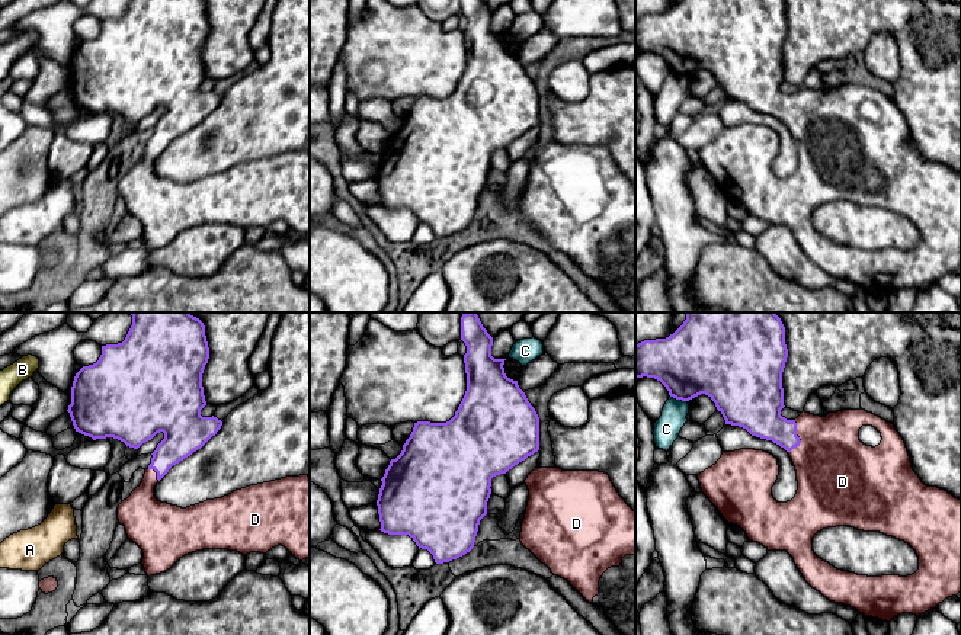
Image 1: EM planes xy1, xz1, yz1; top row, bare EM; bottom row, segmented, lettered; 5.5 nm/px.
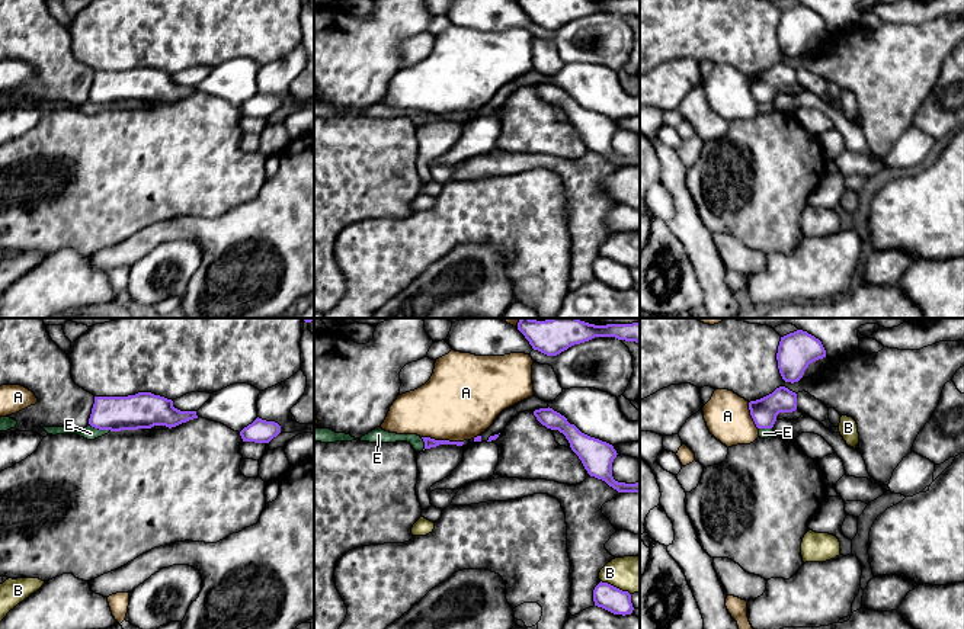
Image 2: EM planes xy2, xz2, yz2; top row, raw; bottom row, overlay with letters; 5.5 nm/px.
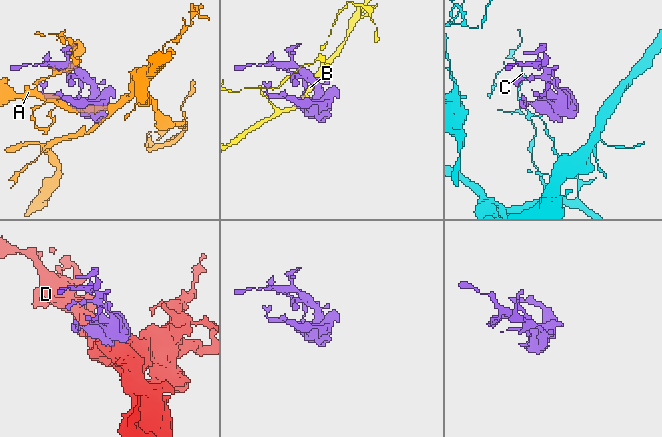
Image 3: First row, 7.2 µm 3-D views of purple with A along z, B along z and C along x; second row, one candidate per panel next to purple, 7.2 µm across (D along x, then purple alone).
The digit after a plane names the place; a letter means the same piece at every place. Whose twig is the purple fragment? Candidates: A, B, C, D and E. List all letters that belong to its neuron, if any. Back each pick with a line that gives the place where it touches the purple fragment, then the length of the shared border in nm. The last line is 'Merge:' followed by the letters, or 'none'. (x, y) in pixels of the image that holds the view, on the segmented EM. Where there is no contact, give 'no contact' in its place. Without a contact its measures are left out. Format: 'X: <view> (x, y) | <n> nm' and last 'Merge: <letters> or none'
D: yz1 (798, 438) | 190 nm
Merge: D

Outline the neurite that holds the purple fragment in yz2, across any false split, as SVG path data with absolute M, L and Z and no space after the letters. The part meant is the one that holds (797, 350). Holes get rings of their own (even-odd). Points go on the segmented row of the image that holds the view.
M797 330L781 337L776 360L785 382L798 382L810 363L826 357L826 350L819 338L807 331Z

